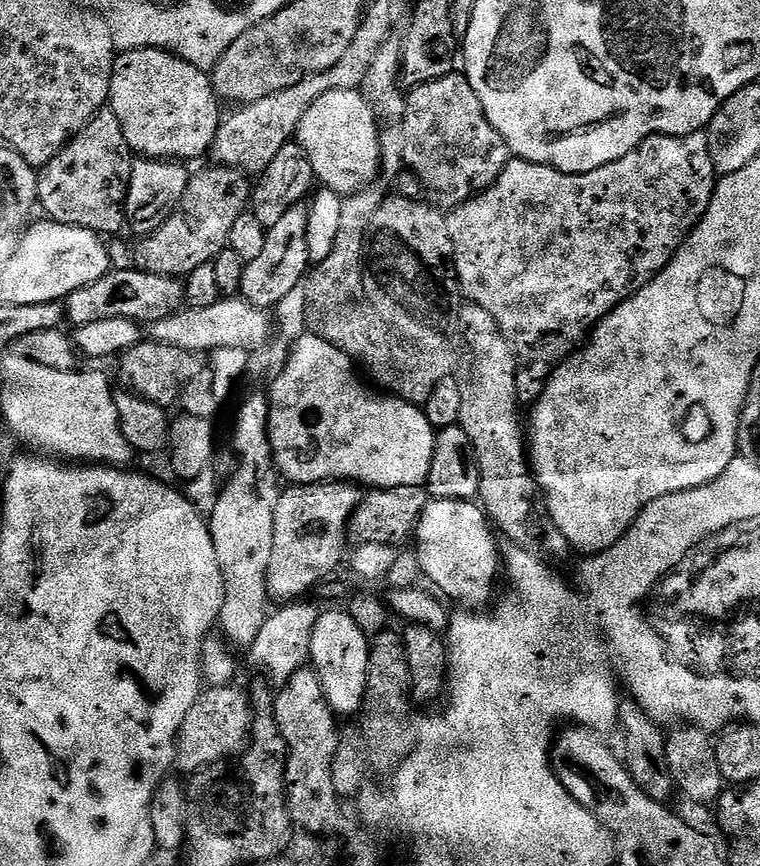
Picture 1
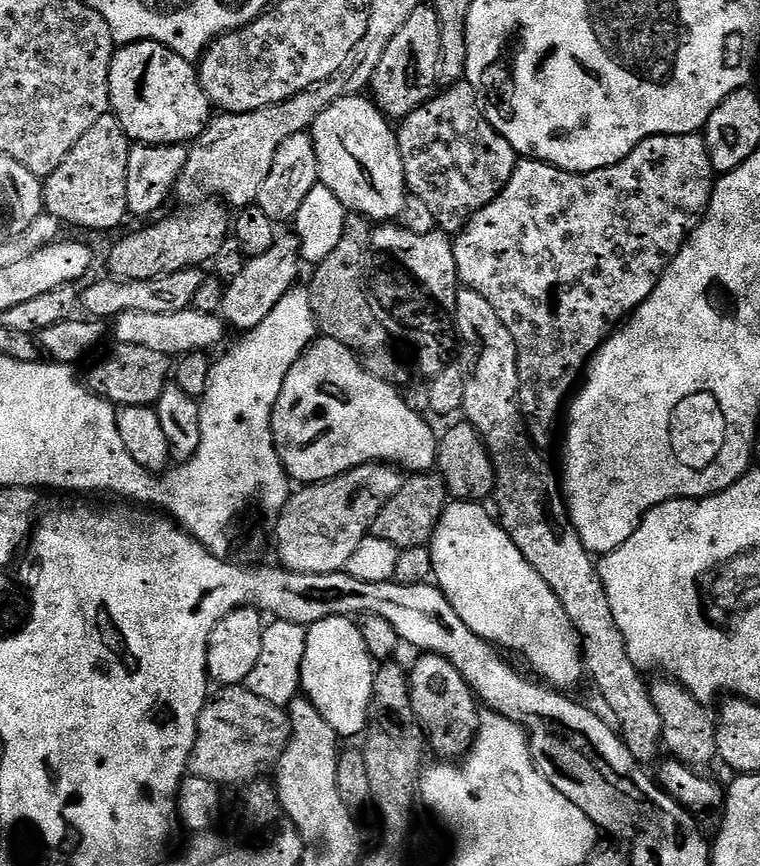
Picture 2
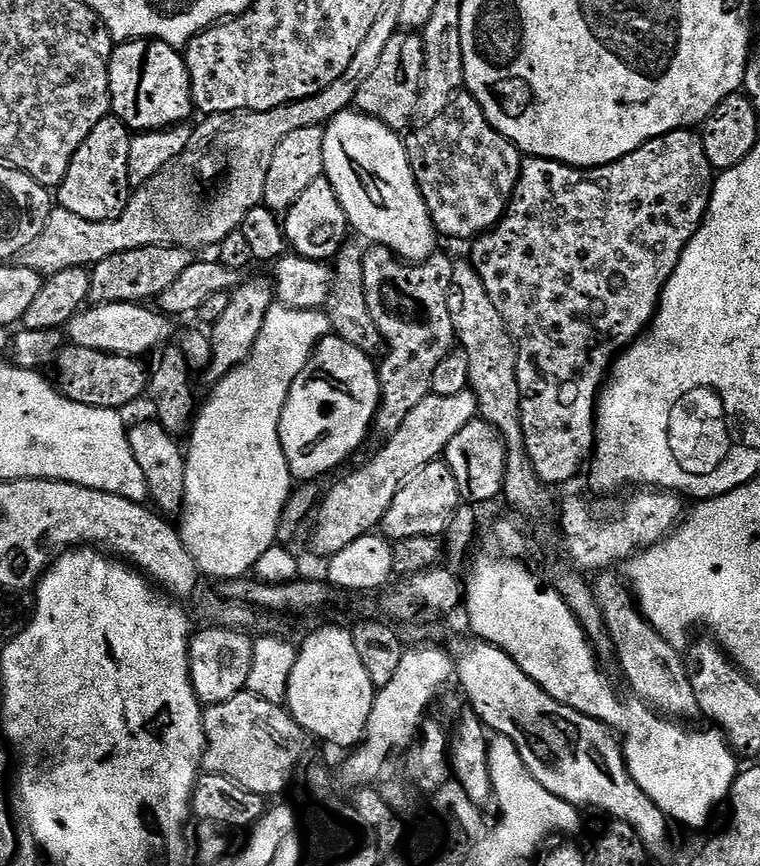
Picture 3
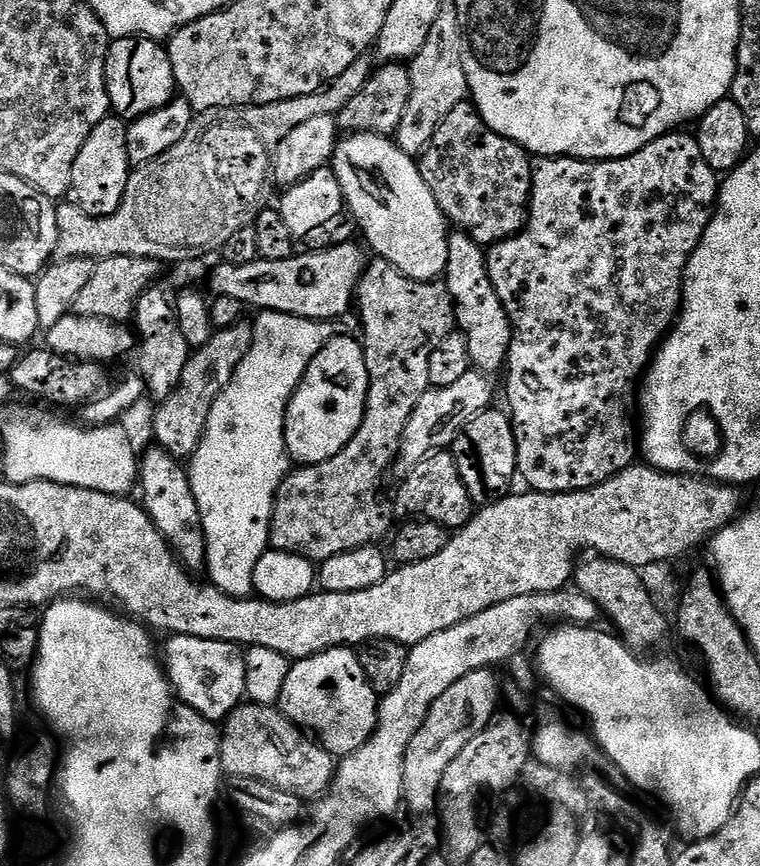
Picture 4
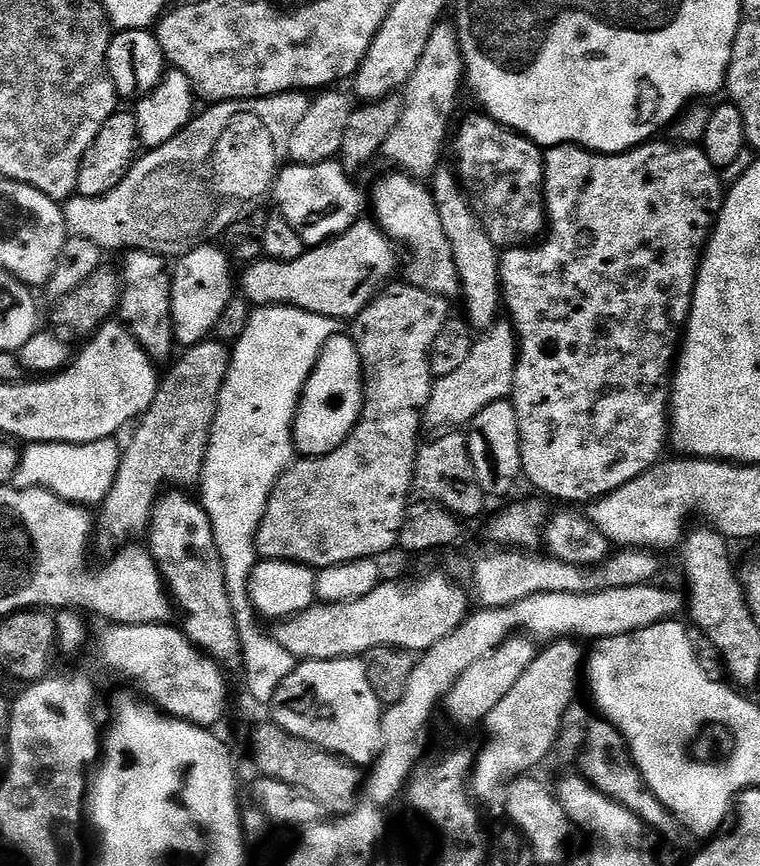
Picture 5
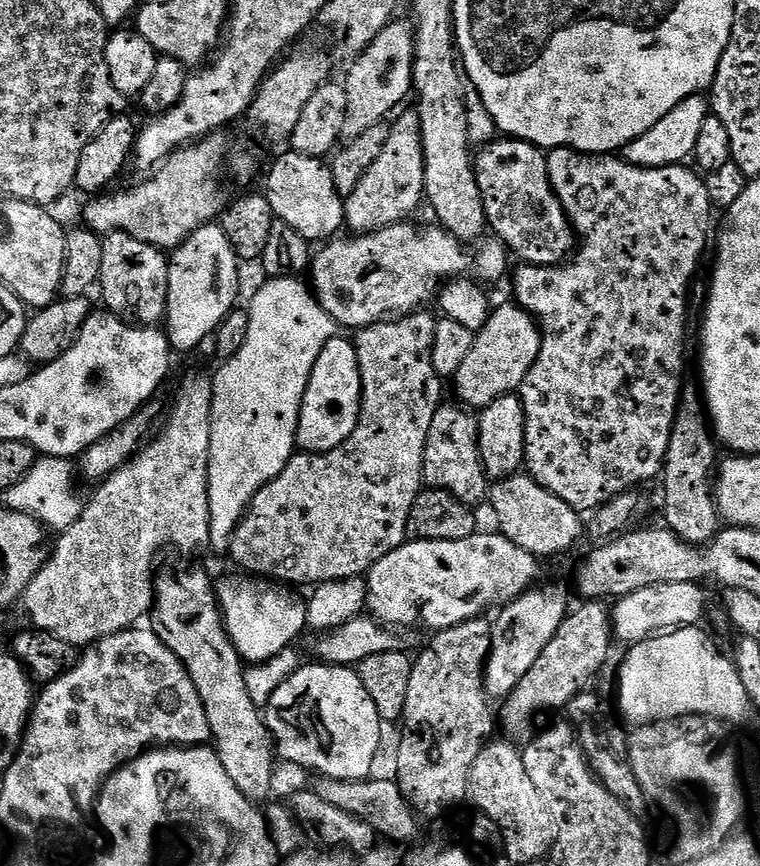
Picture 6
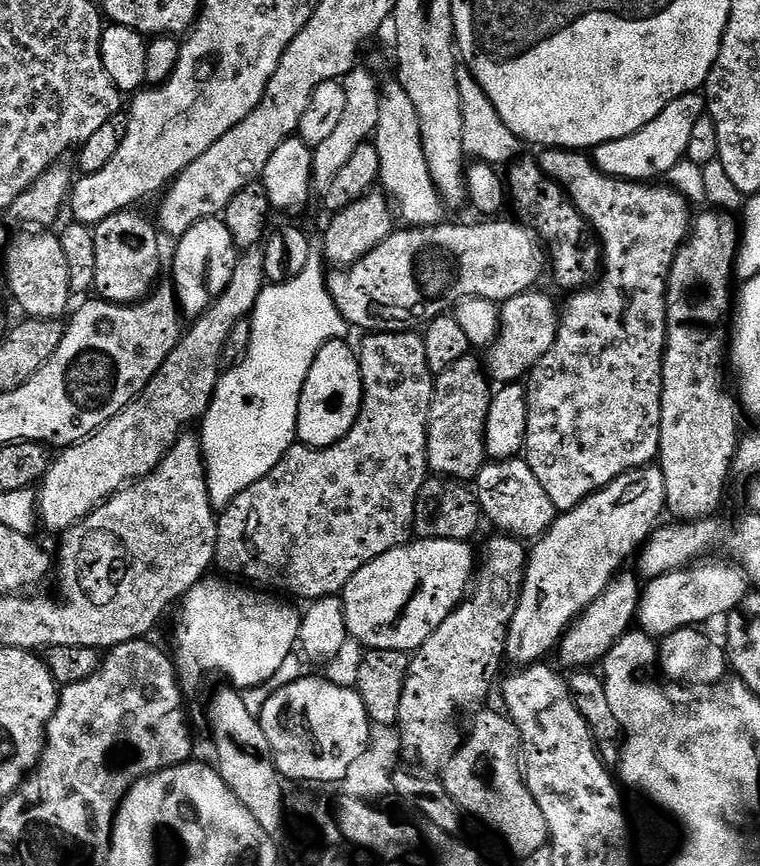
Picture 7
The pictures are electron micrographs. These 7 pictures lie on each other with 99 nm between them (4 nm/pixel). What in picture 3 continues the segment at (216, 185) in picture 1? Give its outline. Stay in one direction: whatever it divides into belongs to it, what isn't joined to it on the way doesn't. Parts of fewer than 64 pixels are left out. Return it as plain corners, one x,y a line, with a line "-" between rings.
146,246
138,250
126,250
122,254
110,254
102,262
91,265
90,300
97,304
139,304
159,298
172,283
194,262
194,256
186,248

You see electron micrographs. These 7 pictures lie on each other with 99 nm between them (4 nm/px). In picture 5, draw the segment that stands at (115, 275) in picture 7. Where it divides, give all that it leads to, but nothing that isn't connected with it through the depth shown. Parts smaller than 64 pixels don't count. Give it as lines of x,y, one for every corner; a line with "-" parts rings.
153,252
123,253
124,272
119,273
121,290
118,309
119,323
131,332
138,346
153,362
171,361
177,347
172,315
170,314
170,298
172,297
172,274
165,257
155,256

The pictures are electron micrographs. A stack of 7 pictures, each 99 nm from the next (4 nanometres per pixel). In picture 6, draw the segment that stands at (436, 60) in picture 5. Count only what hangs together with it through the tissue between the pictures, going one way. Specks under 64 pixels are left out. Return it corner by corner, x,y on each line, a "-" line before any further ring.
401,111
391,121
390,138
386,138
386,146
382,146
378,162
374,162
374,166
370,166
370,170
362,174
362,182
358,182
358,186
354,186
352,193
345,199
344,222
349,233
377,232
392,224
407,221
411,217
408,215
425,199
420,113
411,111

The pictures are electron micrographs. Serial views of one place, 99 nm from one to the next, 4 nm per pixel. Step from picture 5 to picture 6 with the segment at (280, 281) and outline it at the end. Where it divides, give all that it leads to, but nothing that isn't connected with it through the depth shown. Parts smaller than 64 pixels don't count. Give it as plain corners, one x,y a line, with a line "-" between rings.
412,222
392,224
377,232
365,232
353,235
352,240
333,239
325,243
321,252
315,253
310,265
310,287
322,310
336,320
341,329
359,330
371,324
379,324
382,320
423,309
428,299
437,295
442,282
460,278
471,266
468,257
469,249
454,239
446,229
439,226
432,228
415,228

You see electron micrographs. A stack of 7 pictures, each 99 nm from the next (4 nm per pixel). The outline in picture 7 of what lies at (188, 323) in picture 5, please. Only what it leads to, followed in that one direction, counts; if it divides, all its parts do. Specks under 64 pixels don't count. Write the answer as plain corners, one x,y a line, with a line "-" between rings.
223,219
203,220
186,234
175,241
176,253
172,256
171,287
176,289
176,303
185,317
195,318
204,313
230,286
230,278
234,274
234,266
238,259
238,249
234,238
230,238
230,230
226,230

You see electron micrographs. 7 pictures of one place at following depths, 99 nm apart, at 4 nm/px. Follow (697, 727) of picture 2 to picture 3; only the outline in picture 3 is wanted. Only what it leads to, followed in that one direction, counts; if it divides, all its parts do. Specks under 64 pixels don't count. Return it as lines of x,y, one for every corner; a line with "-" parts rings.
605,570
595,577
594,587
598,604
612,637
614,660
620,663
635,699
667,714
680,722
692,722
700,716
698,698
694,698
692,677
681,649
676,648
654,628
640,612
627,579
615,571

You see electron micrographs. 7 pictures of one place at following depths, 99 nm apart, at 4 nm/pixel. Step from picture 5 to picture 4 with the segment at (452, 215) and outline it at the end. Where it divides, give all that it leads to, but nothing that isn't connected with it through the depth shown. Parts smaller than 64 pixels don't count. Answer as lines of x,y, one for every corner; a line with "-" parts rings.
456,230
449,235
449,257
443,279
452,299
455,327
470,346
472,368
485,374
493,374
499,368
501,371
512,349
512,323
494,290
494,282
490,282
485,249
465,232

